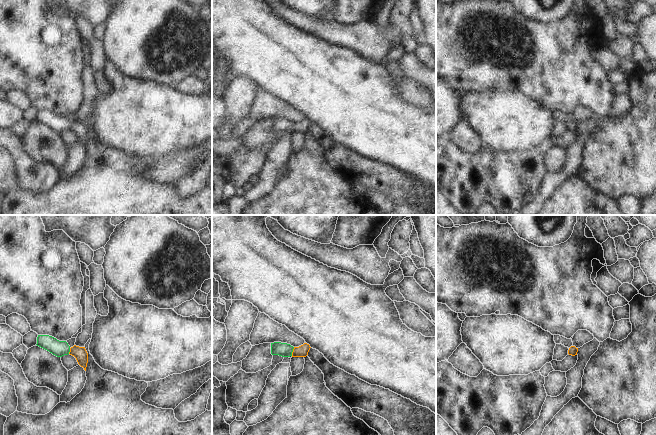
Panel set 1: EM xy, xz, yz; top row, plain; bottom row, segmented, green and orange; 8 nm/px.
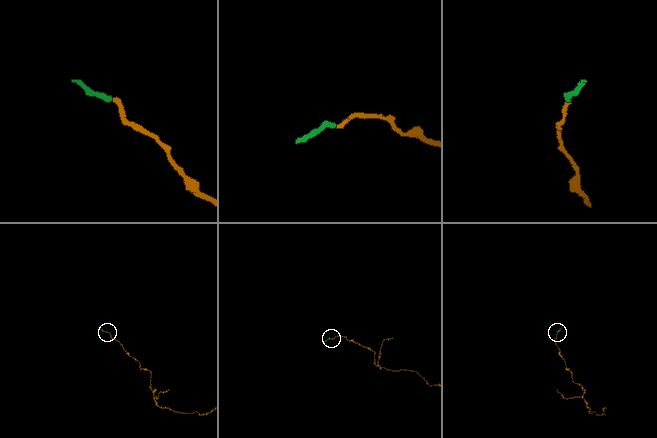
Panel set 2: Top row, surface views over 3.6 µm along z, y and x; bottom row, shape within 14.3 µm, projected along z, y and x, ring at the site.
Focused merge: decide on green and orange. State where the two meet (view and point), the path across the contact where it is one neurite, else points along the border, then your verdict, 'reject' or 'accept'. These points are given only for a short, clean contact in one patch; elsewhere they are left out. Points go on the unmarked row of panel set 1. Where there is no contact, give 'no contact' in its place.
contact xz (292, 127); way xz (277, 124), (292, 127), (302, 127); accept

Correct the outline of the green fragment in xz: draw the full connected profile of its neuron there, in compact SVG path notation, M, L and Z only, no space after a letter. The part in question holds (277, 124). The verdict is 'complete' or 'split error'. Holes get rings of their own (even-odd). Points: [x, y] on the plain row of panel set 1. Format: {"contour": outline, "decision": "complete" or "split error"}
{"contour": "M274 118L271 119L271 130L282 133L306 133L310 124L310 121L307 119L304 119L299 123L293 123L287 119Z", "decision": "split error"}

